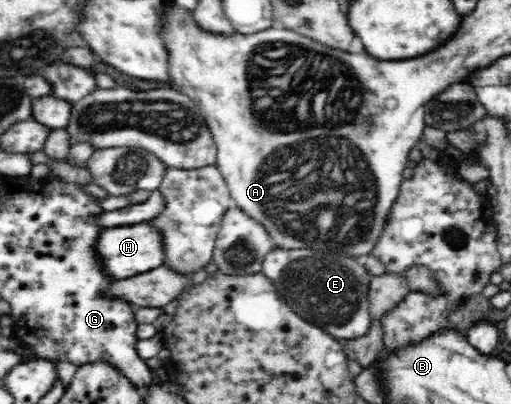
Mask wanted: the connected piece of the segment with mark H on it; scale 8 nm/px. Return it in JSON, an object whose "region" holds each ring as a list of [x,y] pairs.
{"region":[[[148,222],[104,228],[97,237],[95,247],[96,254],[102,262],[104,273],[114,280],[129,278],[164,265],[161,233]]]}

